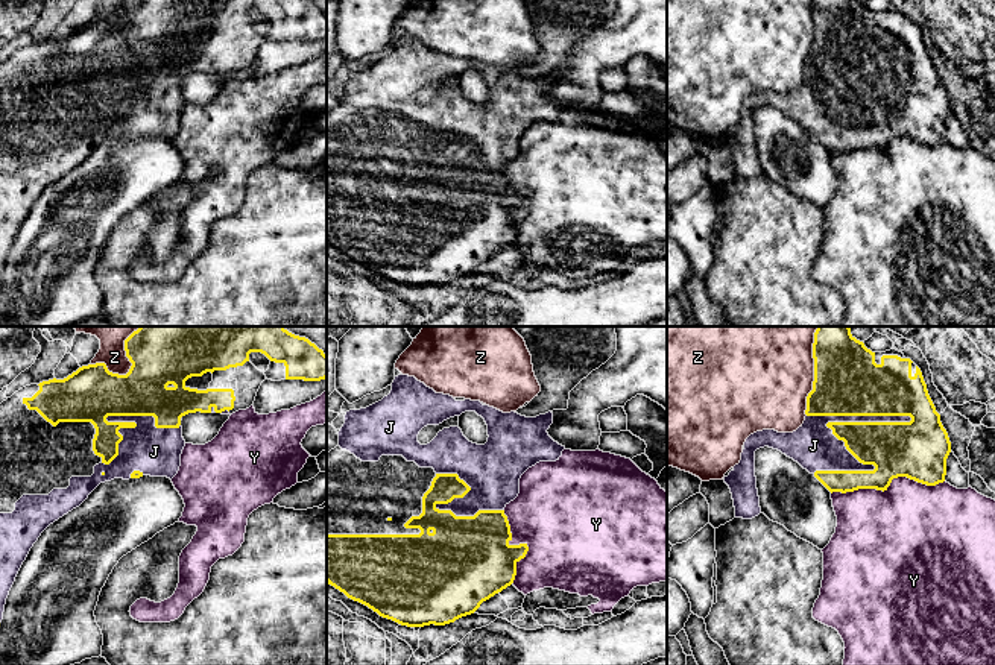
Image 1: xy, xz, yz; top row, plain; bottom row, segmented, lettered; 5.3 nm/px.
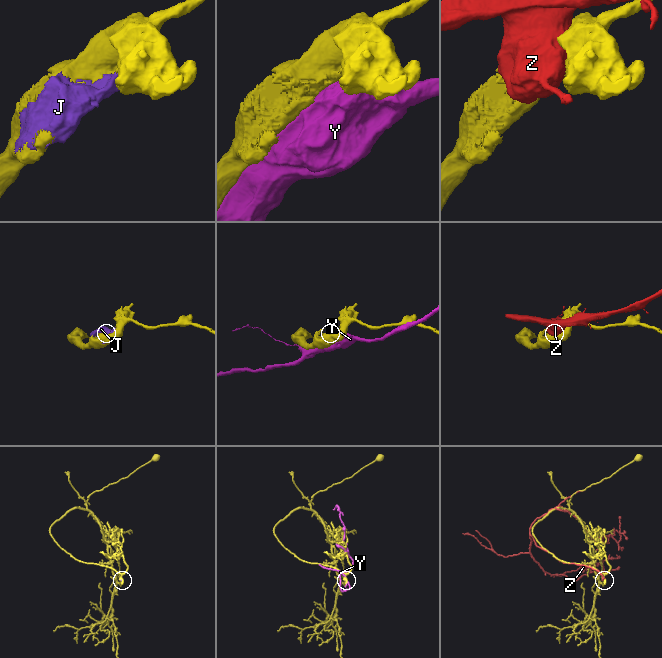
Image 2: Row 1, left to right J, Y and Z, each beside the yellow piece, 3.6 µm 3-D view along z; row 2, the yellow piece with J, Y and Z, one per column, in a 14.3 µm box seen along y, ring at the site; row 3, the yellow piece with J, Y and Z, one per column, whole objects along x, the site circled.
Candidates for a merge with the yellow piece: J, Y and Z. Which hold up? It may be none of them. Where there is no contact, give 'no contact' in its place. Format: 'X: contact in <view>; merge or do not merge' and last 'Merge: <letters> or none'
J: contact in yz; merge
Y: contact in yz; do not merge
Z: contact in yz; do not merge
Merge: J

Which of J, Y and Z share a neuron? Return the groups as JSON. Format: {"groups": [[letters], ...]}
{"groups": [["J"], ["Y"], ["Z"]]}

